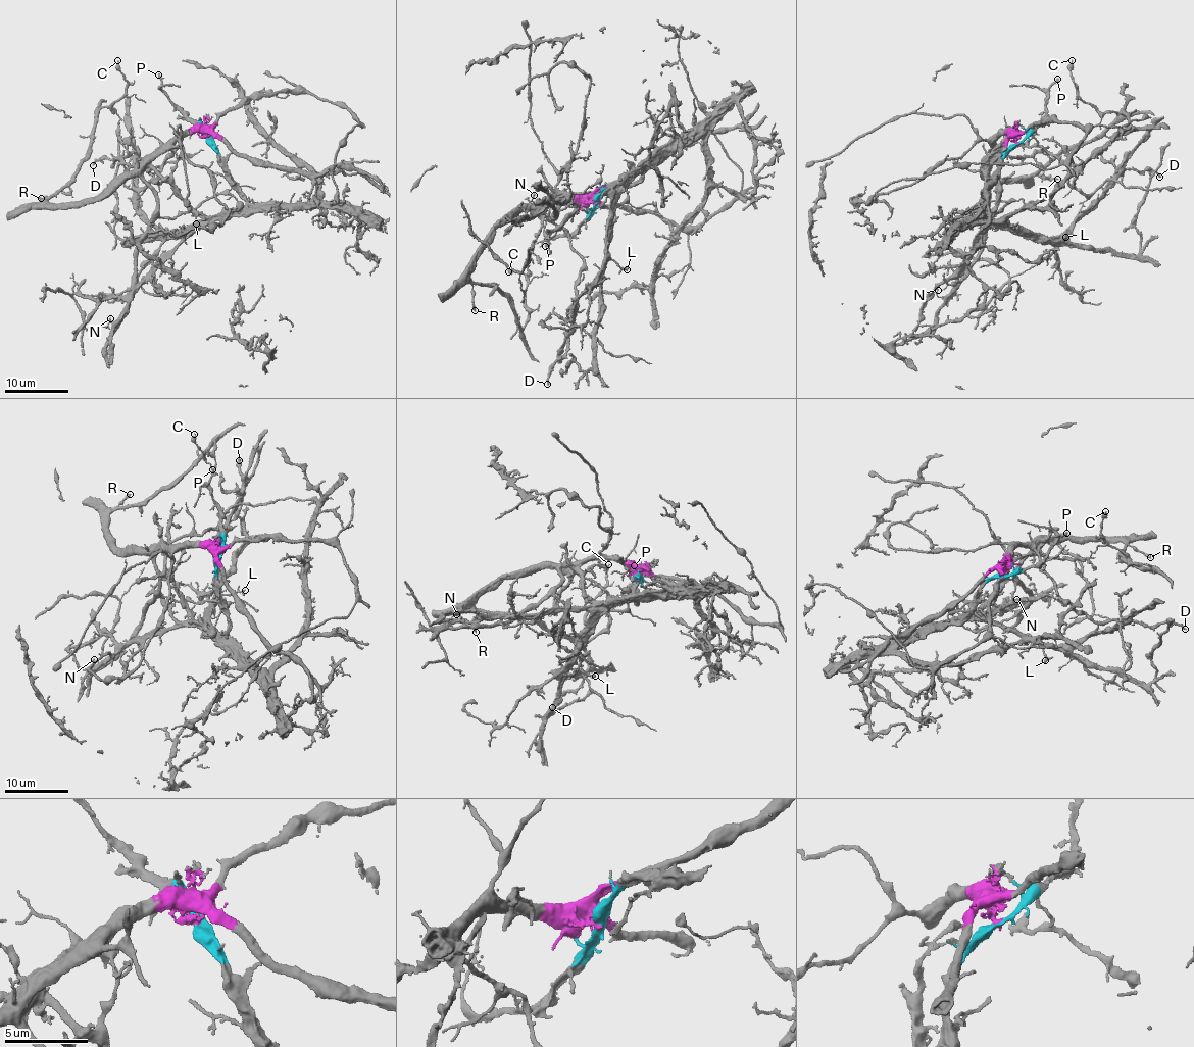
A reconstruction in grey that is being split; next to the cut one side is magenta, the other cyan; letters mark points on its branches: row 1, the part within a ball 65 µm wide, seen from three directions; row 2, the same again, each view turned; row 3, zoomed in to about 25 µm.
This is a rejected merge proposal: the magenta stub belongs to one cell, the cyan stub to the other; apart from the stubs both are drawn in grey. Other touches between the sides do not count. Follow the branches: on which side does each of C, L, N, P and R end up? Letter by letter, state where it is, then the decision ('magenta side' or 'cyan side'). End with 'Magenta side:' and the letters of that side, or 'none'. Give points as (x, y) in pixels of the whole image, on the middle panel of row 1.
C: place (508, 271); magenta side
L: place (627, 269); cyan side
N: place (534, 195); magenta side
P: place (545, 246); cyan side
R: place (475, 310); magenta side
Magenta side: C, N, R

